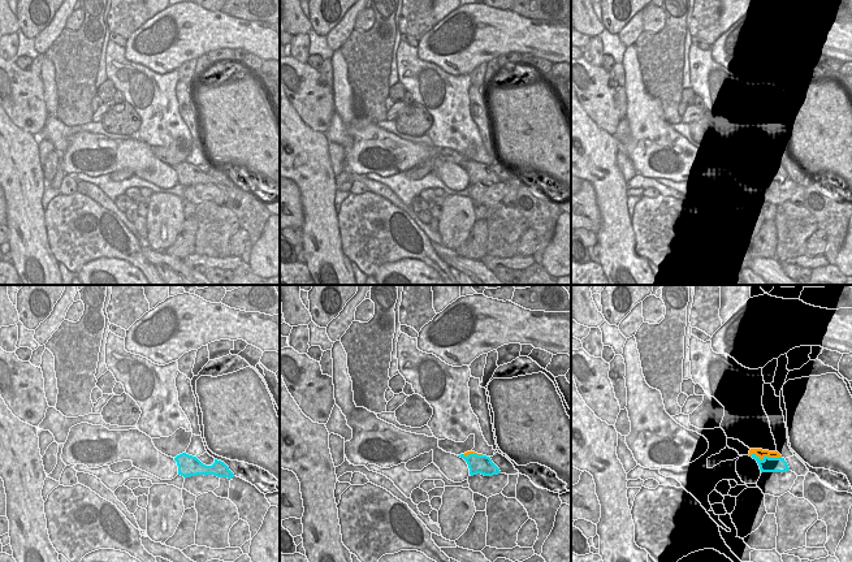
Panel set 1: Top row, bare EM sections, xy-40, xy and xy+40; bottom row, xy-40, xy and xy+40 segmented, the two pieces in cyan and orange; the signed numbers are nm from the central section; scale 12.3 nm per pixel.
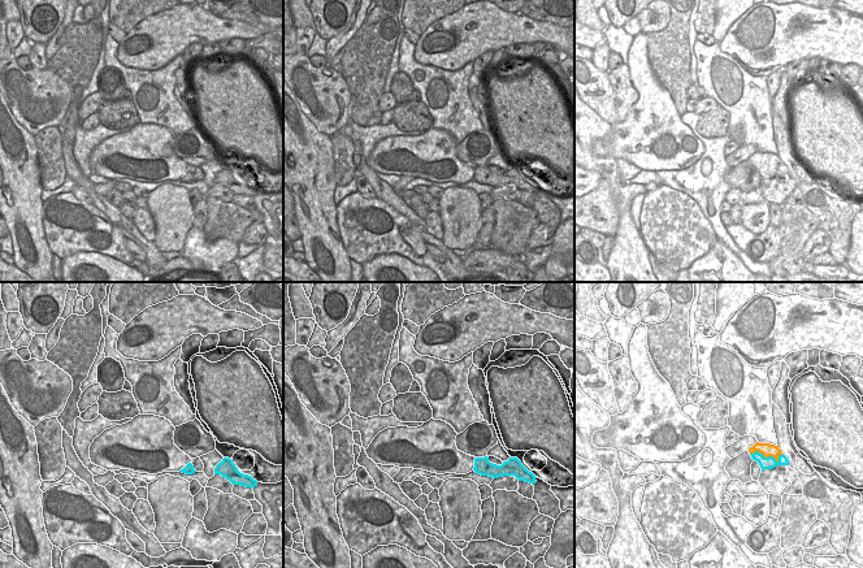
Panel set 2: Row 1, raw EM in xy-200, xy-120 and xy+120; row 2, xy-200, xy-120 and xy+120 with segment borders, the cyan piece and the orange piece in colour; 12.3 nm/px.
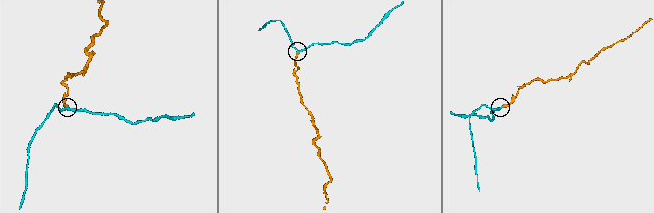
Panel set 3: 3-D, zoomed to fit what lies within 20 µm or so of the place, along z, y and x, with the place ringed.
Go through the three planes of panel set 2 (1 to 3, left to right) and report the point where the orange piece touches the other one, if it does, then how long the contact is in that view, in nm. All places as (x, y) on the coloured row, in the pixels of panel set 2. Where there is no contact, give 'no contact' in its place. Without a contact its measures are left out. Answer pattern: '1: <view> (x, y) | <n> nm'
1: no contact
2: no contact
3: xy+120 (768, 456) | 420 nm

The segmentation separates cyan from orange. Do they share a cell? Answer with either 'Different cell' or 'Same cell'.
Same cell.

